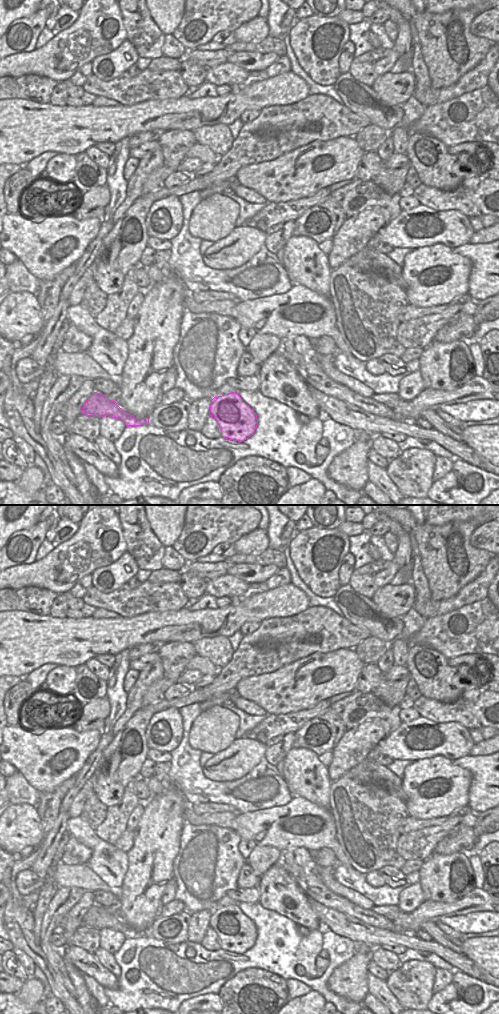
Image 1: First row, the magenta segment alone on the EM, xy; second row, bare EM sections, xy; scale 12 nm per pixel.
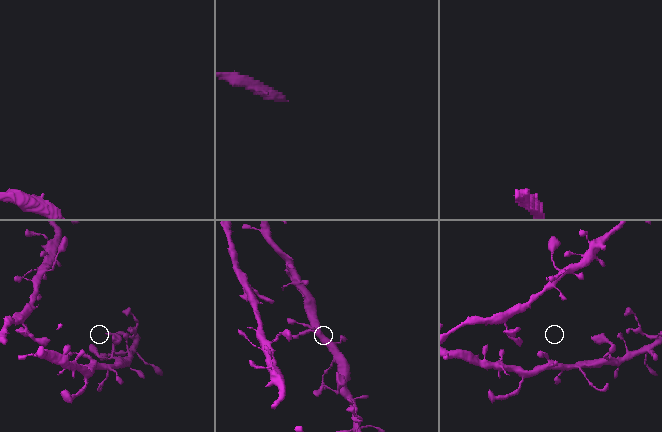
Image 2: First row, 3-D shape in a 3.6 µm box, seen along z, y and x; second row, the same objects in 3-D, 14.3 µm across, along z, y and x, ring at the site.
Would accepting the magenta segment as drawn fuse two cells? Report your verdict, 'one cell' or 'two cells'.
one cell

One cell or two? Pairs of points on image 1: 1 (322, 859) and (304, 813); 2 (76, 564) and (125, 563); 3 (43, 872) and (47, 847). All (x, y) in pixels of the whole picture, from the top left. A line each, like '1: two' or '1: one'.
1: two
2: two
3: one

